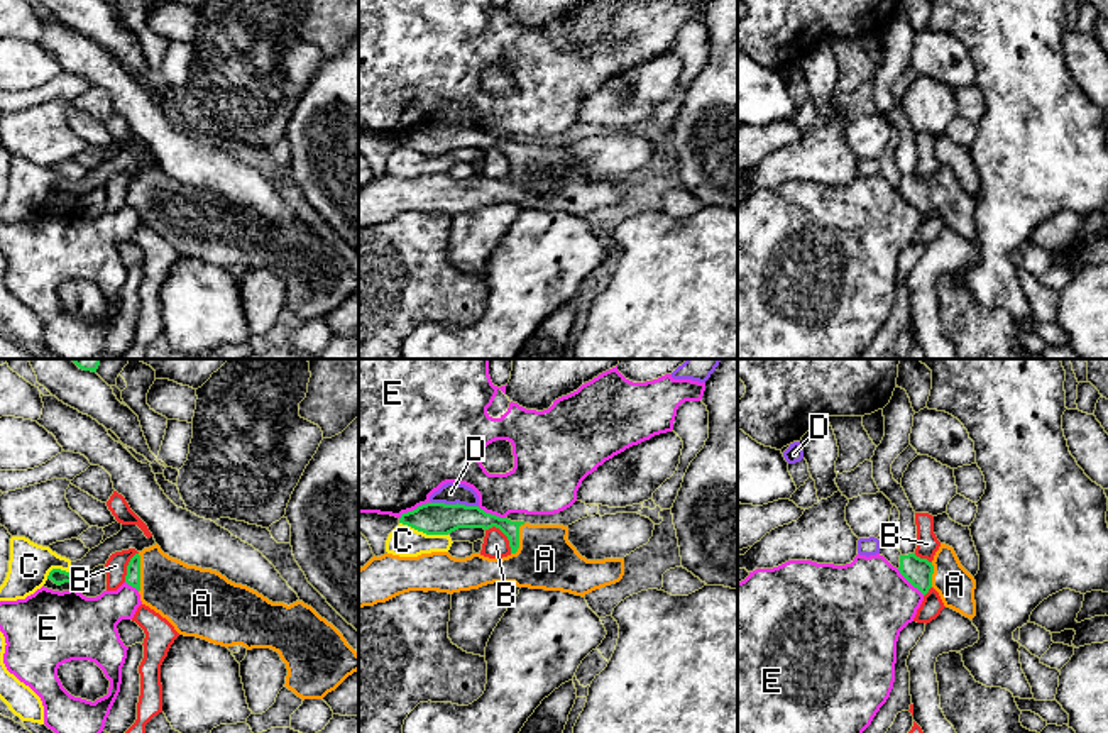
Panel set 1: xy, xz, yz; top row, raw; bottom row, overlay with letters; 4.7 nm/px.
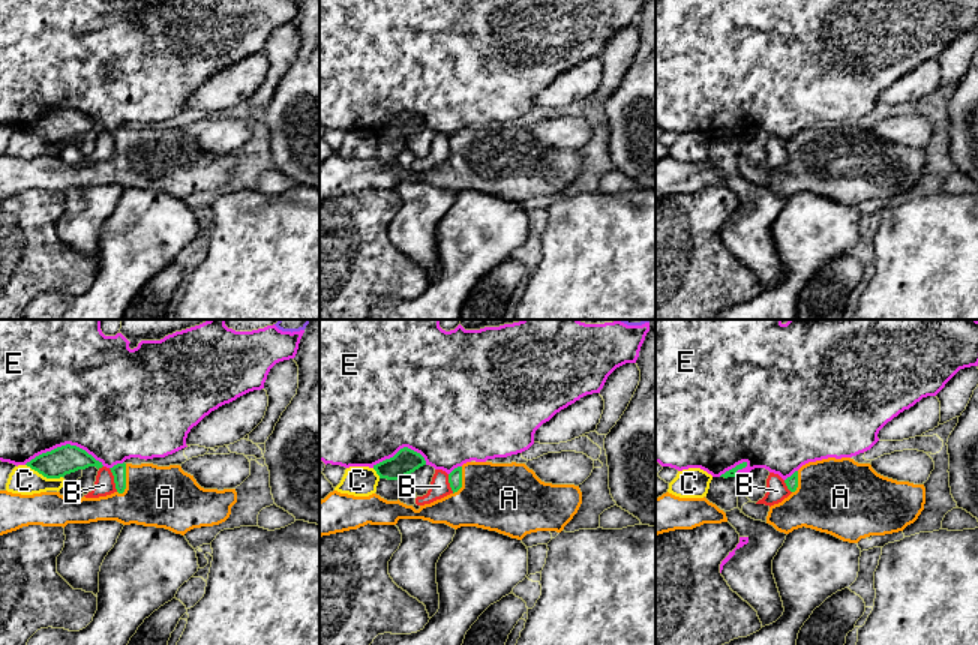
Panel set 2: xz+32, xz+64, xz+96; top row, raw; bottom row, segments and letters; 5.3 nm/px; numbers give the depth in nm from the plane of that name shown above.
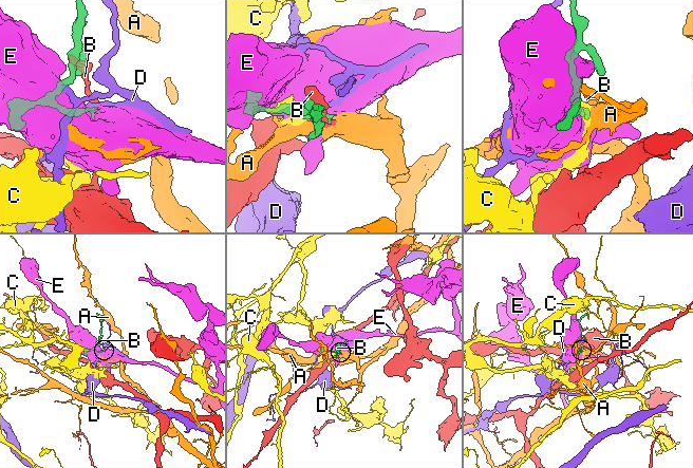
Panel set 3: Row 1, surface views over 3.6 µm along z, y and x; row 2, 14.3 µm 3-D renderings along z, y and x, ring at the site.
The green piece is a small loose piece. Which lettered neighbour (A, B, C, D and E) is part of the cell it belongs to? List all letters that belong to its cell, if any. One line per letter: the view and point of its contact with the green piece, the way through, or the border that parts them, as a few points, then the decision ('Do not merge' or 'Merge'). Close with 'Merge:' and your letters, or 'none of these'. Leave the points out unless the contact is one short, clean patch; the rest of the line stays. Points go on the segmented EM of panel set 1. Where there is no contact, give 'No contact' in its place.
A: Touches green at xy (139, 573). Path across: xy (132, 578), (139, 573), (153, 573), (185, 595). Merge
B: Touches green at xz (504, 534). Do not merge
C: Touches green at xz (423, 532). Do not merge
D: Touches green at xz (457, 503). Boundary: xz (432, 501), (477, 507). Do not merge
E: Touches green at xz (413, 510). Do not merge
Merge: A

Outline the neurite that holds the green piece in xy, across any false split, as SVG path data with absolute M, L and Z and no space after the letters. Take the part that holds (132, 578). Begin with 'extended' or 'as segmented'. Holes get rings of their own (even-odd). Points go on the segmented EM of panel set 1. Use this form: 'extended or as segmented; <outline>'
extended; M157 543L144 548L130 559L125 582L139 591L142 604L166 618L179 635L196 637L227 648L242 645L247 650L271 648L277 652L288 669L284 686L303 701L323 699L348 675L359 670L359 653L347 643L343 635L332 623L321 618L311 606L303 601L296 601L289 606L284 603L272 603L257 591L228 581L217 570L188 565L169 557Z

